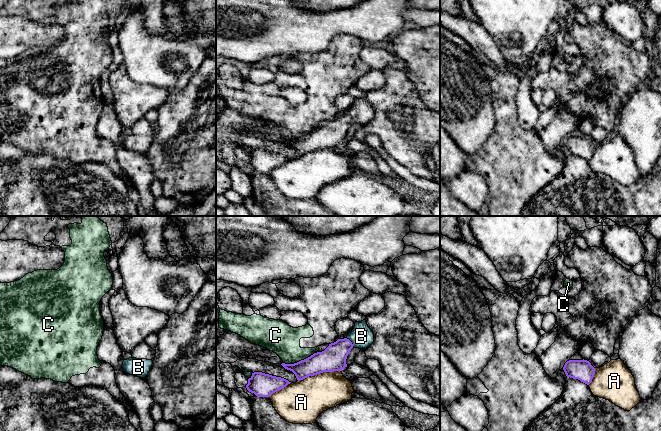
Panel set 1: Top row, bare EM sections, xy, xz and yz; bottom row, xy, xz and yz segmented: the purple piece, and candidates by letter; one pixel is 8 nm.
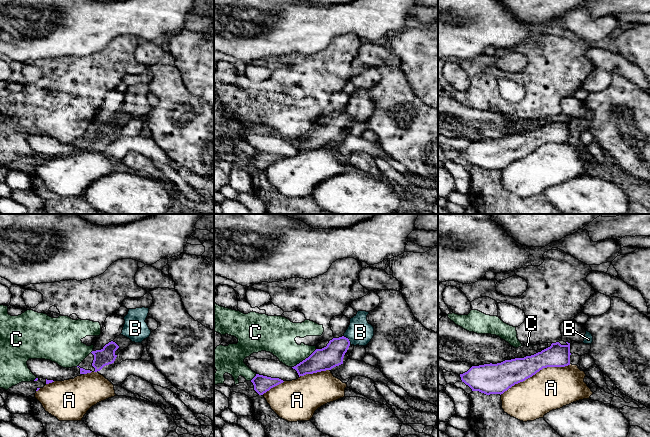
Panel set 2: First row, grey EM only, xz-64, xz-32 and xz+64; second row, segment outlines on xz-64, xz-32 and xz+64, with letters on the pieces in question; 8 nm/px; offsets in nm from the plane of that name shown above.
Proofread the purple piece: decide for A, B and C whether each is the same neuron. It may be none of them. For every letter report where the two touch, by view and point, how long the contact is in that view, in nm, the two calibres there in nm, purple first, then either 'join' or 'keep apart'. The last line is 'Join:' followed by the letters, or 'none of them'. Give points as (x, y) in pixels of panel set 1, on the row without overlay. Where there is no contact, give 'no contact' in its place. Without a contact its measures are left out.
A: meets purple in xz at (319, 149); contact 360 nm long; 200 nm thick on the purple side, 320 nm on the other; keep apart
B: meets purple in xz at (351, 118); contact 100 nm long; 200 nm thick on the purple side, 180 nm on the other; join
C: meets purple in xz at (299, 137); contact 280 nm long; 190 nm thick on the purple side, 260 nm on the other; keep apart
Join: B

